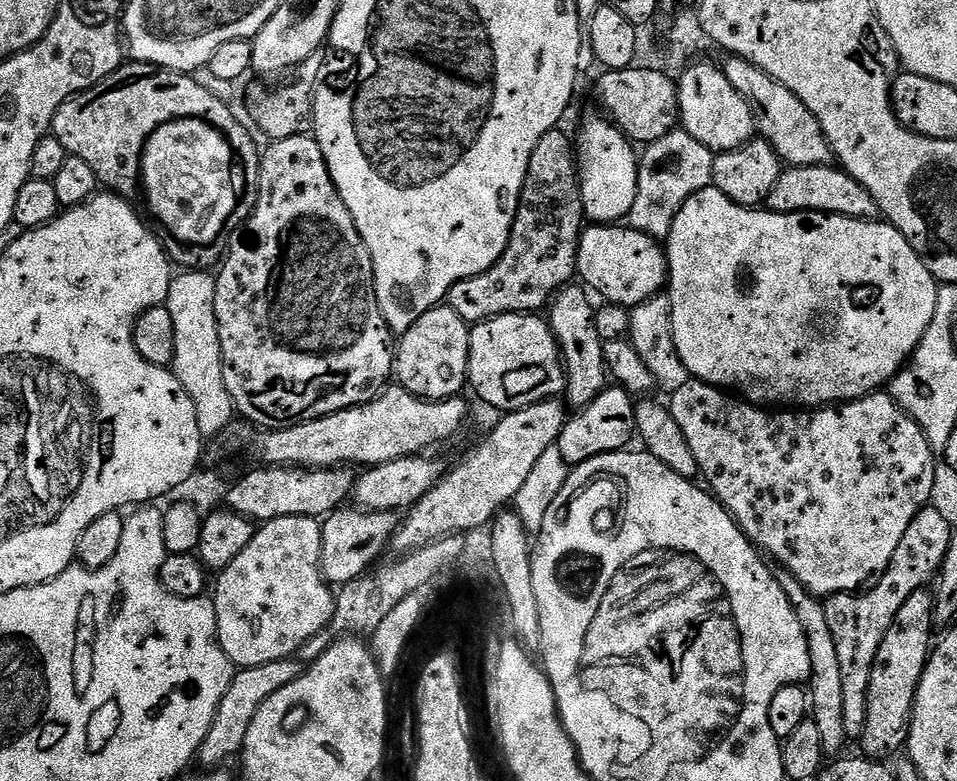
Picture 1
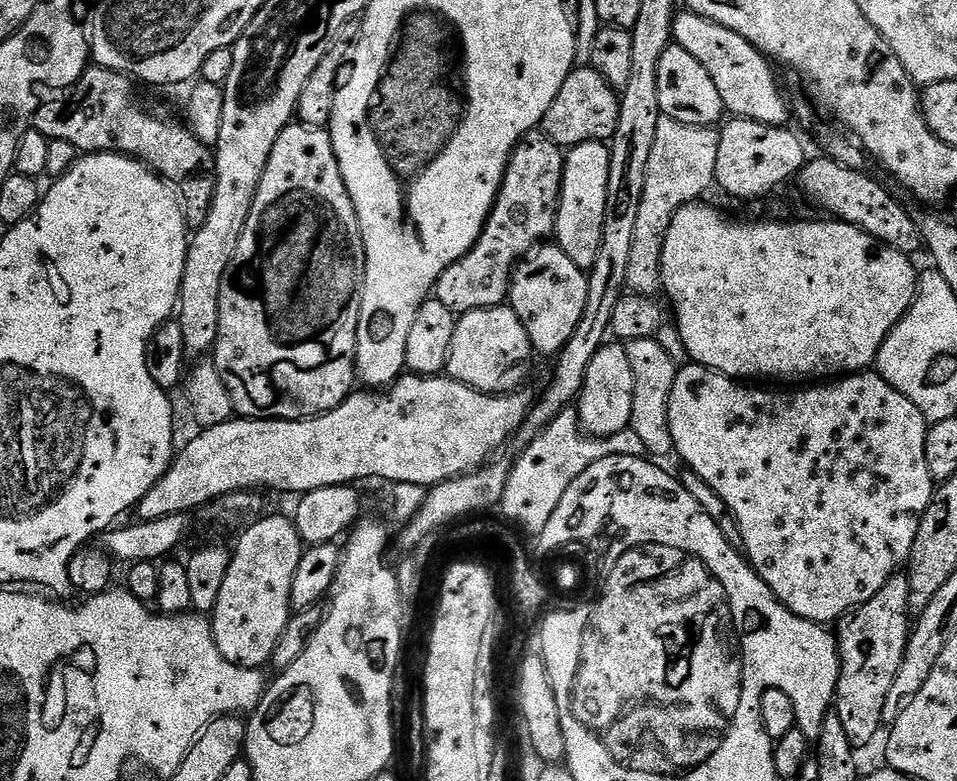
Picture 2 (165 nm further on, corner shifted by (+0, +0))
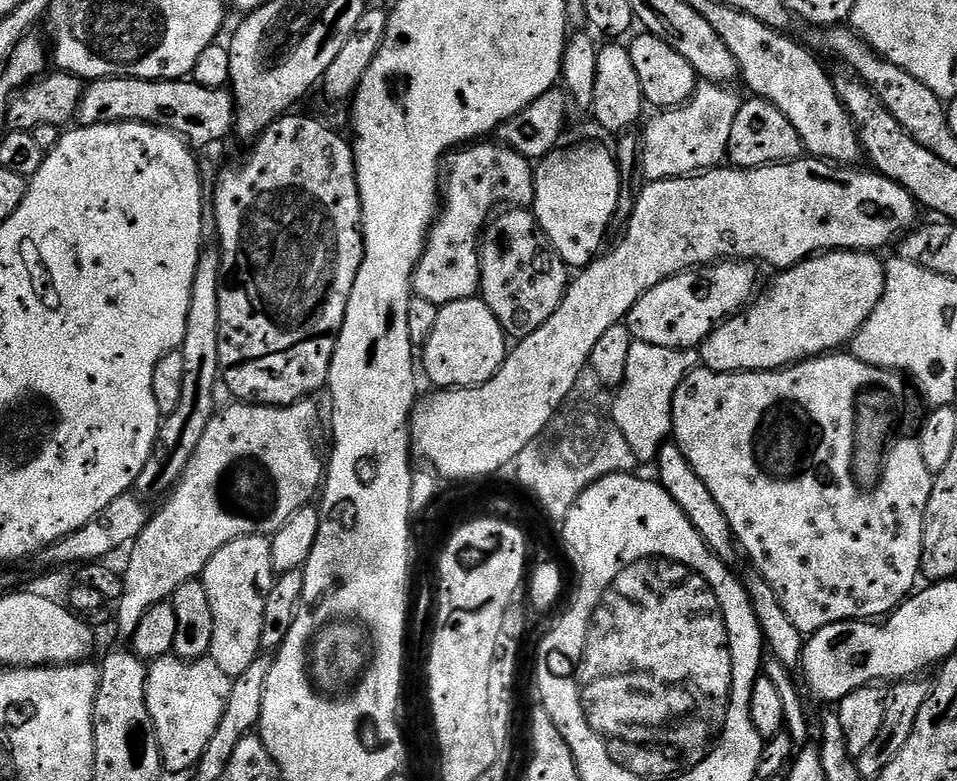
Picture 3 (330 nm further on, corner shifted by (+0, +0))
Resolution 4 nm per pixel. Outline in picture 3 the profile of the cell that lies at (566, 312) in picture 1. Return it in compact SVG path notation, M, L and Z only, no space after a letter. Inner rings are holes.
M523 208L501 211L484 229L480 242L479 295L490 306L494 318L498 318L505 336L518 341L534 334L558 310L569 283L568 265L552 249L531 211Z

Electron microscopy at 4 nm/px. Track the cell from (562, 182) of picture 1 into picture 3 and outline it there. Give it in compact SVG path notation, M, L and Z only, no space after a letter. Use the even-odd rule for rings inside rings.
M488 142L469 143L447 157L442 207L412 276L413 293L426 302L441 305L473 299L480 291L480 242L490 217L505 206L531 209L536 200L533 161L502 143L484 143Z

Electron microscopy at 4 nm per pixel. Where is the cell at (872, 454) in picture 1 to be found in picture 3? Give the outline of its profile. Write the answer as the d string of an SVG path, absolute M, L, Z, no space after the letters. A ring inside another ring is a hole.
M844 354L814 356L778 372L715 372L699 366L681 382L673 398L671 435L674 442L682 454L686 454L690 466L694 466L694 474L706 482L706 490L714 494L714 502L722 506L722 514L726 514L726 522L737 545L743 555L745 552L752 559L751 567L770 582L770 590L778 594L786 618L805 634L822 630L834 622L887 617L912 595L917 587L916 580L921 579L924 515L934 479L933 473L926 470L926 462L922 462L918 431L922 420L921 401L914 395L909 381L891 368L870 366L851 354L840 355Z

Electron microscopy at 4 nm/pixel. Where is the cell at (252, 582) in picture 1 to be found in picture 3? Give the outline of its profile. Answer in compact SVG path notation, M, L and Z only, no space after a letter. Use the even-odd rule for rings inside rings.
M267 536L238 538L222 546L222 550L206 562L202 579L206 595L210 597L210 610L214 610L210 659L228 676L243 674L250 662L261 655L262 618L266 614L266 598L270 598L277 575L272 565L272 541Z

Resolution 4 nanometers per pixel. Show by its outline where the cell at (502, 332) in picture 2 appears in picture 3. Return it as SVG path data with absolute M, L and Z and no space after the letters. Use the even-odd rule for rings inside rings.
M482 298L440 305L438 323L423 344L424 372L437 389L476 388L486 383L502 366L510 351L509 337L504 335L498 318Z

